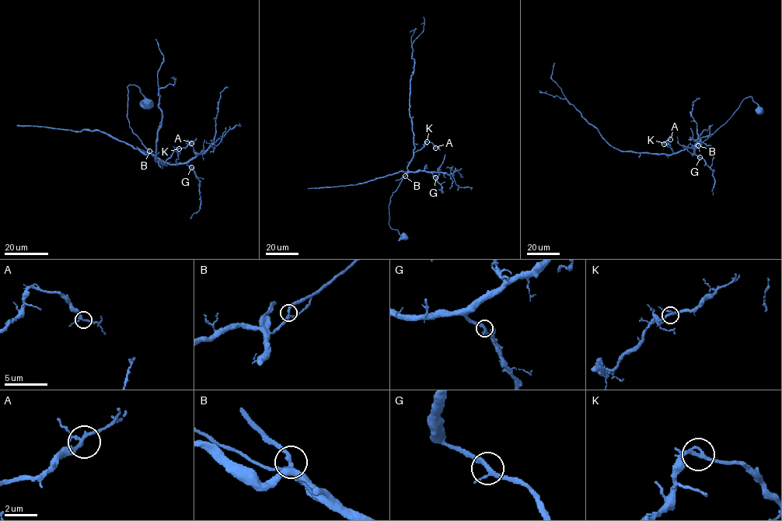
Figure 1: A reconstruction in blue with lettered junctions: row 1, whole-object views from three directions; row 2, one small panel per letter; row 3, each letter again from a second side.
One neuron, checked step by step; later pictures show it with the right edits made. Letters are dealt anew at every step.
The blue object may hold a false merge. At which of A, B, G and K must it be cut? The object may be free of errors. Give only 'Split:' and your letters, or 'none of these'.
Split: none of these

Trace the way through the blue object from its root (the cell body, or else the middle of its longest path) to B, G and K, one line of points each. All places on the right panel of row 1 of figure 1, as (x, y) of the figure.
B: (759, 110), (752, 96), (745, 98), (732, 116), (698, 145)
G: (759, 110), (752, 96), (745, 98), (727, 120), (699, 145), (693, 155), (699, 157)
K: (759, 110), (749, 96), (695, 148), (686, 148), (674, 154), (670, 146), (664, 144)

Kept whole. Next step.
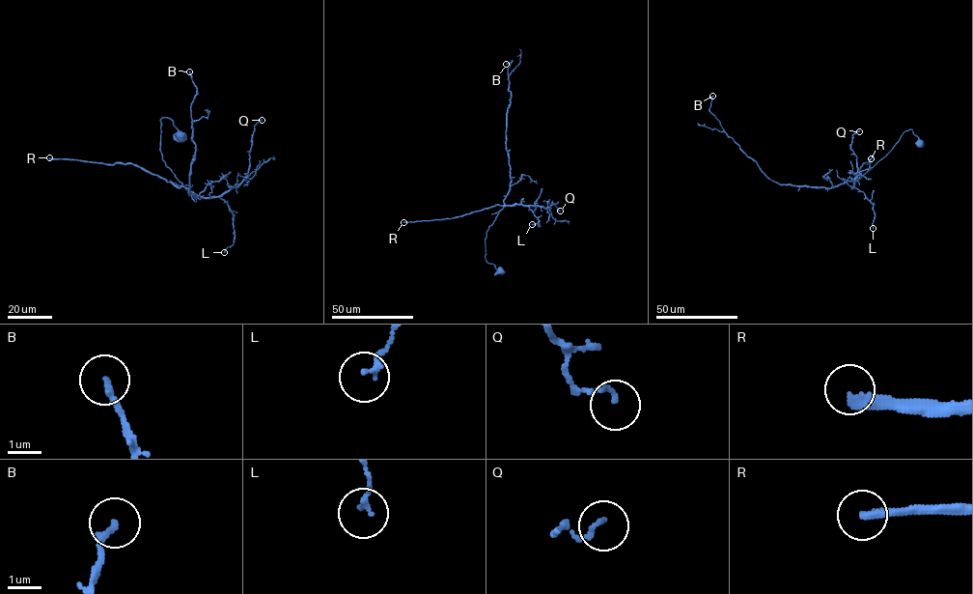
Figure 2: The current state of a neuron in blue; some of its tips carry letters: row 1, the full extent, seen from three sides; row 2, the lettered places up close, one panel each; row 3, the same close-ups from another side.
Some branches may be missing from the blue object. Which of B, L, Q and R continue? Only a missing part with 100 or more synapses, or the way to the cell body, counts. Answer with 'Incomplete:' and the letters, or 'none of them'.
Incomplete: R

